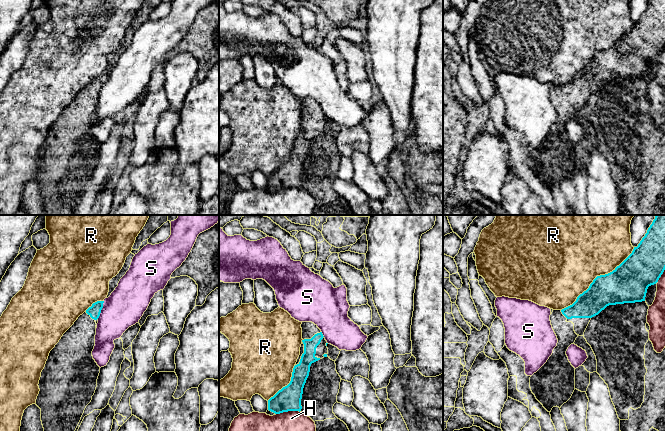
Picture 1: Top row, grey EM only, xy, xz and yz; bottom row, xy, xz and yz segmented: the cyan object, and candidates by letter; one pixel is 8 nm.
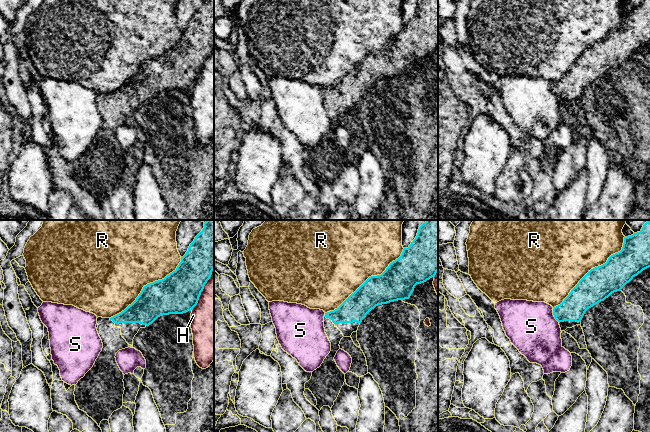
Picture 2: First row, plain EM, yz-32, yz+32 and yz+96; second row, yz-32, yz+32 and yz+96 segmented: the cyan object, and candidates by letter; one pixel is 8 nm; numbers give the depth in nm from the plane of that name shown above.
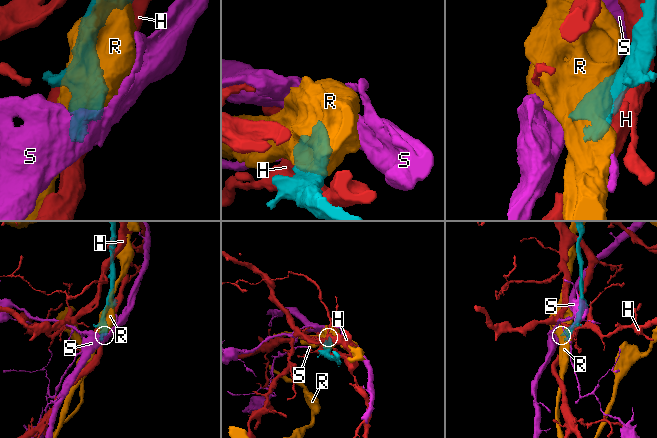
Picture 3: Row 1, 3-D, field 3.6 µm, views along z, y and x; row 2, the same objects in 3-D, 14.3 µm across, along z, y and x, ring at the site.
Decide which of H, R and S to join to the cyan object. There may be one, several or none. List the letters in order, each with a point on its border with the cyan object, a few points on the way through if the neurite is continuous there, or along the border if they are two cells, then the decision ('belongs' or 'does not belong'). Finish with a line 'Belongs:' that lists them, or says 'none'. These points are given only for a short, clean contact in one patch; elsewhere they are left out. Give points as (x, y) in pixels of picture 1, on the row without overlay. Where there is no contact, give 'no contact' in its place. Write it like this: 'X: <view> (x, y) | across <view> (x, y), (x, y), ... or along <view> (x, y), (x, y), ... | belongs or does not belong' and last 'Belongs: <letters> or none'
H: xz (288, 186) | does not belong
R: yz (597, 52) | does not belong
S: xy (101, 85) | does not belong
Belongs: none

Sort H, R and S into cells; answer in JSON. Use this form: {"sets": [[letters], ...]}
{"sets": [["H"], ["R"], ["S"]]}

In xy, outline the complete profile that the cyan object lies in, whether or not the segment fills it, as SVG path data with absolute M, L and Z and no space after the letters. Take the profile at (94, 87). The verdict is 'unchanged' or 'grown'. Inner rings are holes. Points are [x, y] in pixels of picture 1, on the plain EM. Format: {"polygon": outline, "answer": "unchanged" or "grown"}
{"polygon": "M97 77L92 80L74 100L63 110L59 118L50 127L45 143L41 148L39 156L39 170L36 181L41 185L41 197L46 215L74 215L76 206L86 182L91 178L92 172L97 163L97 155L100 143L92 132L95 122L96 96L99 94L104 77Z", "answer": "grown"}

